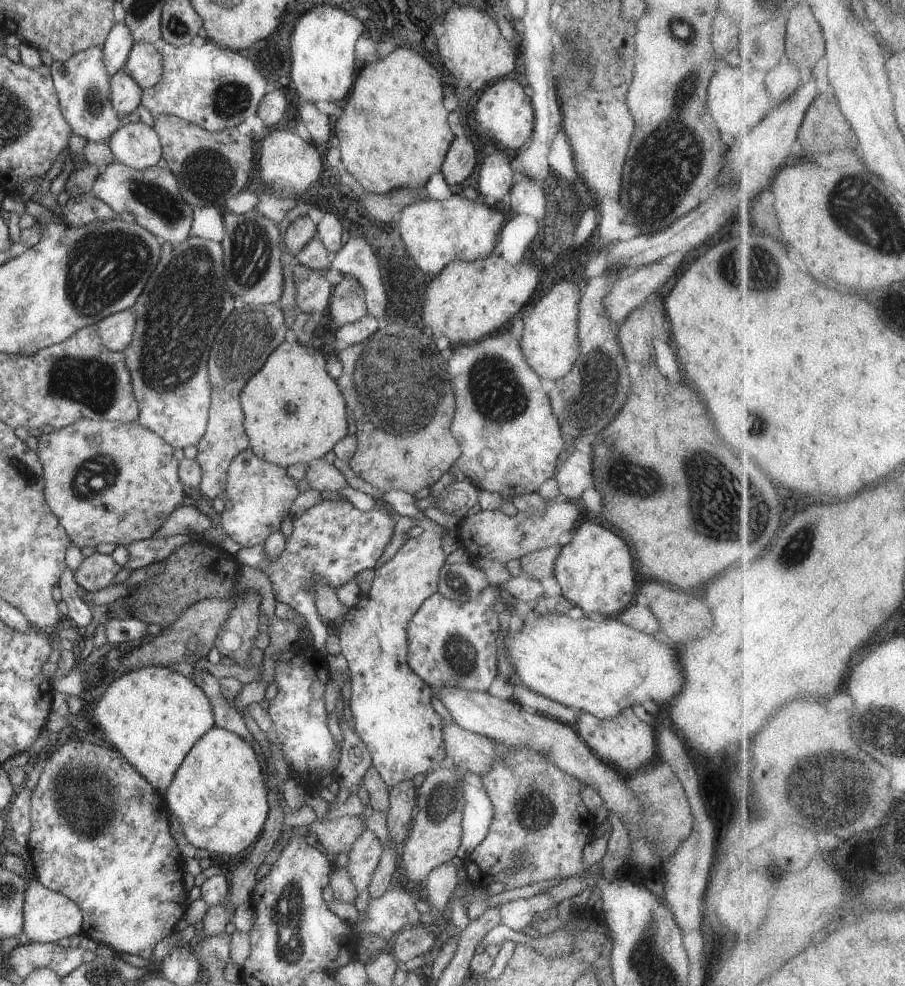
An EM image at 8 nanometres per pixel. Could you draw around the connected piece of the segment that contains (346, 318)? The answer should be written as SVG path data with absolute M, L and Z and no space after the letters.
M350 274L333 287L328 312L338 327L362 320L368 314L364 288Z

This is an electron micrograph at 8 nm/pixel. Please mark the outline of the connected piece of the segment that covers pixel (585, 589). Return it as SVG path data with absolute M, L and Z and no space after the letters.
M584 522L574 532L572 541L562 547L556 559L553 574L560 584L563 597L579 606L586 615L598 612L604 617L616 617L626 610L629 604L632 605L632 599L638 594L632 561L632 552L628 544L605 523Z

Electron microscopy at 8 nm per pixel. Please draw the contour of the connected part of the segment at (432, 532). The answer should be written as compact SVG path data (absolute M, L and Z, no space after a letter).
M390 489L384 491L382 500L392 506L401 516L414 516L419 518L422 534L410 538L386 564L375 568L372 588L360 597L360 600L346 614L344 622L334 631L339 635L340 644L349 664L350 675L350 704L348 706L348 719L360 740L366 744L371 754L372 764L388 788L414 780L418 774L428 774L444 758L446 748L442 740L443 718L432 707L432 689L410 667L408 659L407 626L417 610L420 610L424 600L432 594L438 593L438 579L440 570L444 568L444 549L442 538L446 529L432 521L424 511L418 510L417 498L402 490Z

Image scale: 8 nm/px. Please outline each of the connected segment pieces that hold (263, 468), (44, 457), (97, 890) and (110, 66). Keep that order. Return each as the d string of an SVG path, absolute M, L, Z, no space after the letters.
M249 448L237 454L227 470L227 485L224 493L232 502L232 508L220 515L218 527L242 547L263 544L272 532L281 532L280 524L290 514L290 508L300 494L297 481L286 468L256 458Z
M82 419L64 428L54 429L54 431L49 434L40 435L37 439L38 446L36 448L36 454L38 454L38 460L40 460L40 464L42 464L42 472L44 473L44 498L46 498L46 504L48 504L50 510L60 521L60 528L66 531L68 538L71 540L71 544L78 546L80 549L86 548L86 546L94 548L94 546L96 547L98 544L102 544L102 542L126 546L136 540L152 538L154 534L162 528L164 520L166 520L184 500L185 486L180 482L179 462L174 458L174 449L168 442L164 442L158 434L154 434L152 430L140 426L137 422L123 423L120 421L93 421L92 419Z
M66 739L65 744L59 746L58 750L47 758L38 783L32 791L31 830L26 847L31 858L34 878L51 891L63 894L80 908L83 913L83 934L86 937L93 941L103 942L118 953L137 955L144 959L152 958L156 945L174 932L178 920L186 914L188 909L189 894L184 888L185 861L170 832L168 808L165 798L162 798L141 774L138 774L138 771L119 750L98 745L98 743L80 742L80 740Z
M126 22L116 23L104 41L104 66L106 66L108 76L111 77L114 72L126 66L132 46L134 46L134 38Z

